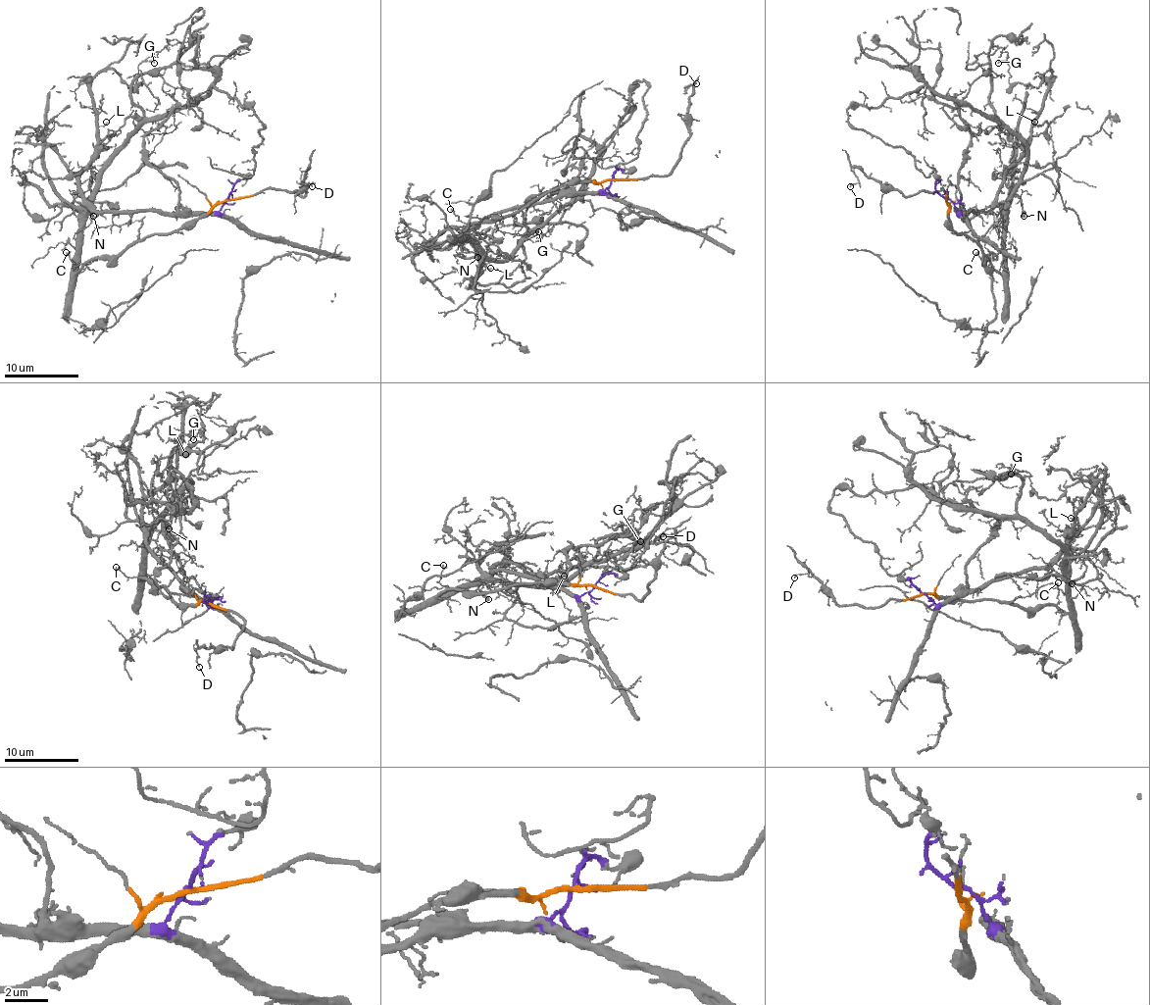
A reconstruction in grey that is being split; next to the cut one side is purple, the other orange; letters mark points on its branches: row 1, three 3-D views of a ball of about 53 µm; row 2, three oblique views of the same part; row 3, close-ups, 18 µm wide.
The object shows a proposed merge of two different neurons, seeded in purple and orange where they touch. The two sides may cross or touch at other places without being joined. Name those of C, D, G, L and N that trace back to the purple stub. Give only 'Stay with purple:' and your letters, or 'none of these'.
Stay with purple: G, L, N

